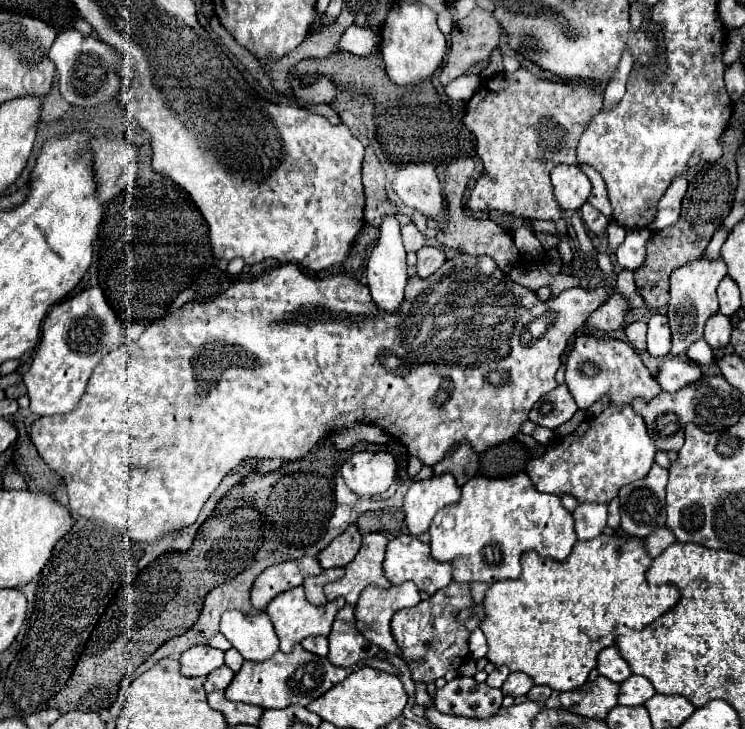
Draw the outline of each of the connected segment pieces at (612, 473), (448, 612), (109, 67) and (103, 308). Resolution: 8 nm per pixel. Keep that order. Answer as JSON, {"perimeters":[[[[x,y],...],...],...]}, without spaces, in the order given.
{"perimeters":[[[[608,406],[600,416],[590,420],[585,419],[574,434],[564,436],[560,440],[556,438],[550,446],[546,446],[544,454],[540,454],[528,462],[526,472],[540,492],[550,492],[556,496],[572,494],[576,500],[606,502],[606,500],[616,498],[622,486],[644,478],[654,462],[654,454],[656,454],[656,444],[648,436],[644,420],[638,414],[634,414],[634,410],[630,406],[626,406],[622,410],[616,406]]],[[[456,584],[438,590],[434,596],[422,600],[414,608],[398,610],[392,618],[392,636],[400,648],[400,658],[408,664],[414,682],[432,684],[438,678],[444,678],[450,670],[458,670],[470,656],[468,652],[468,630],[456,622],[456,614],[462,608],[472,606],[468,584]]],[[[70,28],[58,34],[48,56],[56,64],[60,92],[66,102],[82,108],[96,108],[120,94],[120,54],[116,54],[116,50],[112,50],[106,42],[92,36],[82,36],[78,30]]],[[[86,288],[84,292],[52,306],[42,326],[42,342],[36,350],[24,384],[30,396],[30,412],[38,416],[66,414],[76,410],[88,386],[92,370],[104,354],[124,346],[128,326],[114,314],[102,288]]]]}

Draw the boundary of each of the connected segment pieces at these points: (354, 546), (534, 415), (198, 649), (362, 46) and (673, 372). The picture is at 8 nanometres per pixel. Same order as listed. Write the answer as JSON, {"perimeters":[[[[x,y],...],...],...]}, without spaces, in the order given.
{"perimeters":[[[[350,524],[338,538],[334,538],[320,554],[318,560],[322,568],[344,568],[352,562],[358,548],[362,544],[362,536],[354,524]]],[[[562,384],[562,386],[556,386],[552,392],[544,394],[540,402],[536,402],[536,406],[530,412],[530,420],[538,426],[546,426],[554,430],[560,424],[568,422],[576,410],[578,406],[574,398],[570,396],[566,384]]],[[[192,646],[180,656],[180,666],[182,666],[184,676],[208,676],[212,670],[224,666],[224,652],[210,646]]],[[[350,26],[346,30],[346,34],[342,34],[342,38],[338,42],[338,50],[350,52],[356,56],[366,56],[366,54],[372,54],[374,44],[376,44],[376,40],[374,40],[374,32],[370,28]]],[[[668,358],[660,364],[660,372],[656,378],[664,392],[678,392],[684,386],[698,382],[700,376],[702,376],[702,370],[696,362],[682,362],[682,360]]]]}

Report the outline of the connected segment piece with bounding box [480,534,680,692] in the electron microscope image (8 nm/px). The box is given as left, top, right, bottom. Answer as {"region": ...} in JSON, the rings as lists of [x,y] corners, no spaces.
{"region":[[[604,534],[590,542],[576,542],[570,558],[564,562],[540,558],[536,552],[524,552],[520,558],[520,578],[492,584],[482,602],[486,618],[480,622],[480,630],[488,642],[488,662],[496,668],[508,666],[510,672],[524,672],[534,684],[546,684],[558,692],[582,686],[596,666],[600,650],[612,646],[620,634],[646,628],[678,602],[680,592],[674,586],[648,586],[644,574],[650,562],[652,558],[646,554],[640,538]]]}

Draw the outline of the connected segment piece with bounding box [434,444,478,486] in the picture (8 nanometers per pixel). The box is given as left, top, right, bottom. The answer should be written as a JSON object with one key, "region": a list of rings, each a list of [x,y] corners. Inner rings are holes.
{"region":[[[458,446],[452,454],[448,454],[442,462],[438,462],[434,466],[434,474],[452,474],[456,478],[456,484],[462,486],[464,482],[468,482],[470,478],[474,478],[478,470],[478,456],[474,454],[474,450],[470,446]]]}

